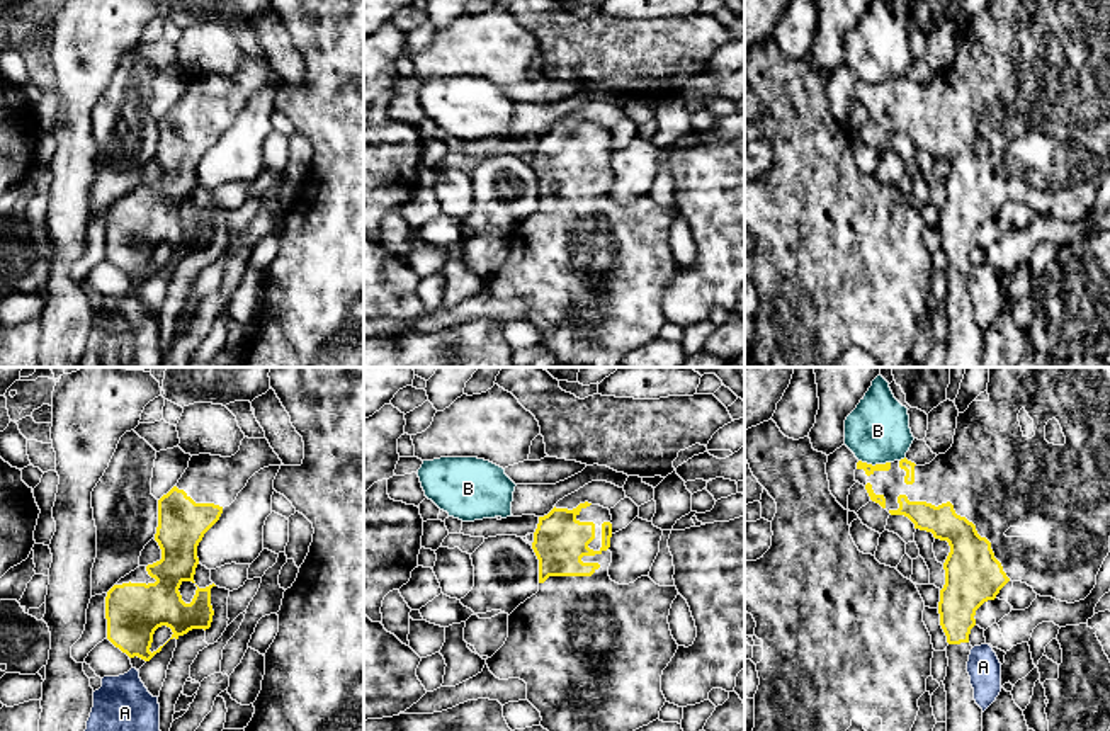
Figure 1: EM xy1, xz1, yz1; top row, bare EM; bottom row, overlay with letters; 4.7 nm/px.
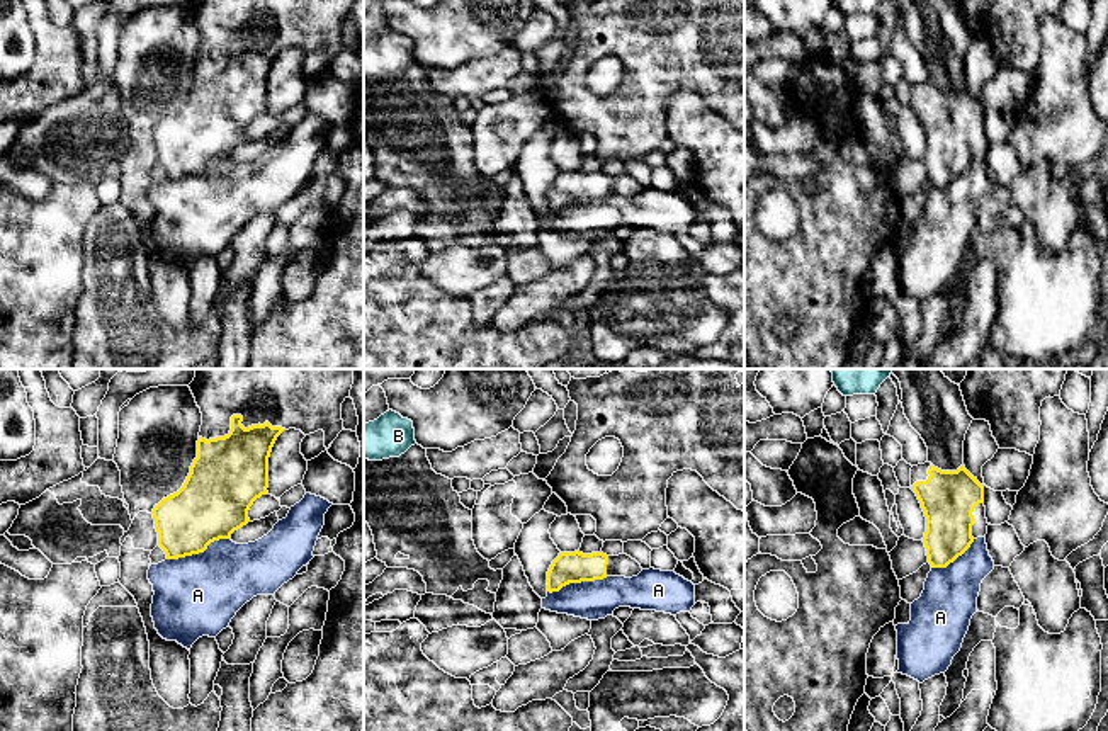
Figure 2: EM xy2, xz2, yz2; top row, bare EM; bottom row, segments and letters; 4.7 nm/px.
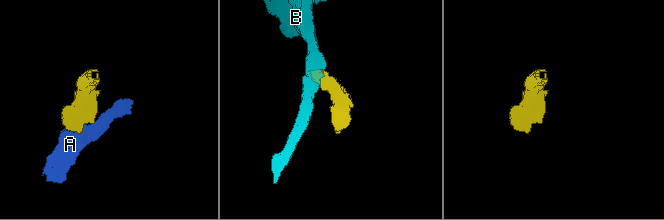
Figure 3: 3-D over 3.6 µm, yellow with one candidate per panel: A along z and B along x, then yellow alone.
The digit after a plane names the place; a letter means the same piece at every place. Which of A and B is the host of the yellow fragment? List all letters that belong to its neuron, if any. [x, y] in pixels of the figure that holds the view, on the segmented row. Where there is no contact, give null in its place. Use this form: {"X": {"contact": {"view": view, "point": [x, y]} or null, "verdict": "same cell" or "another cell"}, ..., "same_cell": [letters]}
{"A": {"contact": {"view": "xy2", "point": [197, 553]}, "verdict": "another cell"}, "B": {"contact": {"view": "yz1", "point": [876, 464]}, "verdict": "another cell"}, "same_cell": []}

